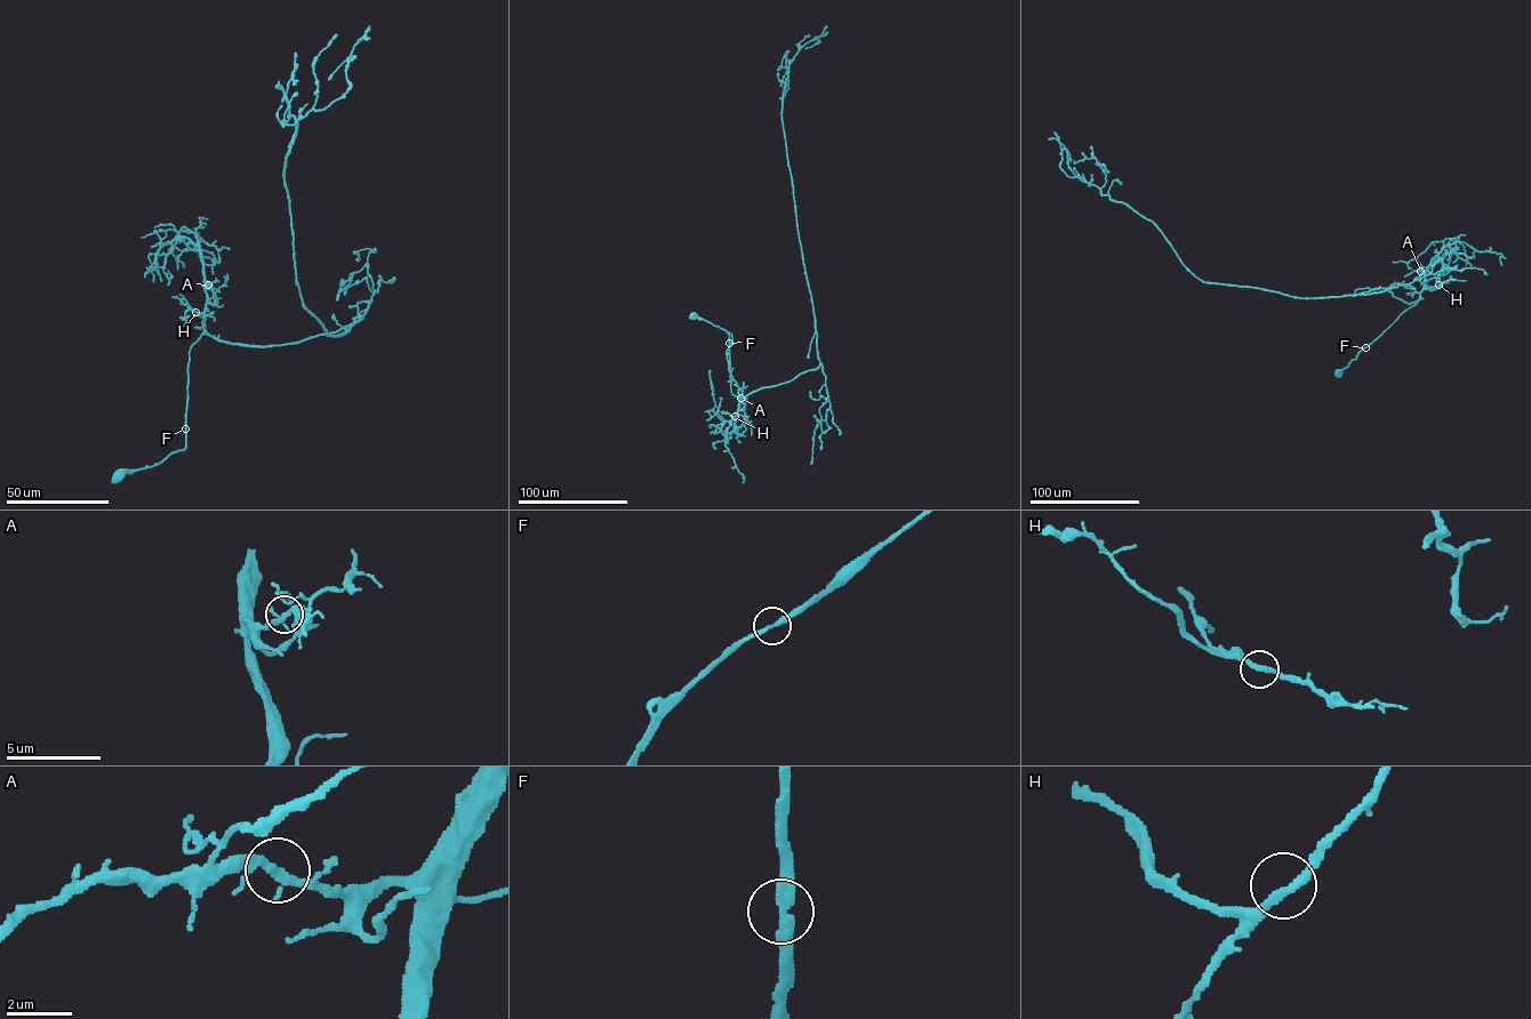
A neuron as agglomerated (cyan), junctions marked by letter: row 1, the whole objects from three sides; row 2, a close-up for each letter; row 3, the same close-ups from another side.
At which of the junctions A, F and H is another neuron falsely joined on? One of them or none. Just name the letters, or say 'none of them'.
none of them

